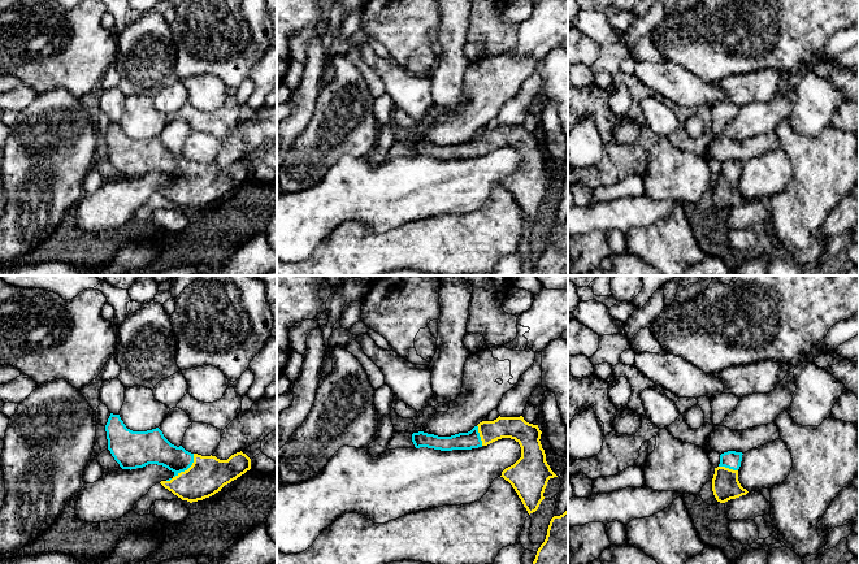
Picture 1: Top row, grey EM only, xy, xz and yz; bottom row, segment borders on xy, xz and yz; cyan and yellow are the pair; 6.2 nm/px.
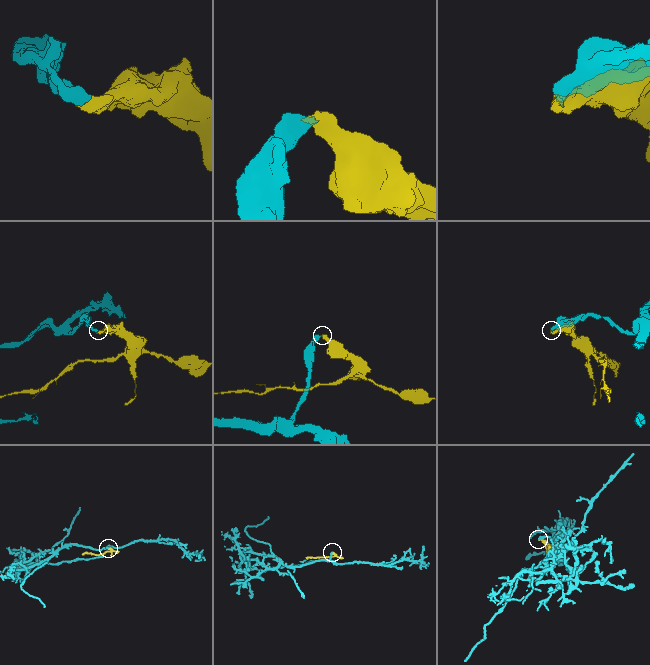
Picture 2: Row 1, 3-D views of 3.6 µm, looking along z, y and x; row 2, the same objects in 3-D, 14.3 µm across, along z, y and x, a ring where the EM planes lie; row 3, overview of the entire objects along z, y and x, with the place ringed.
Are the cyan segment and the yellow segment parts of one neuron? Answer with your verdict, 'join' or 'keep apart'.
join

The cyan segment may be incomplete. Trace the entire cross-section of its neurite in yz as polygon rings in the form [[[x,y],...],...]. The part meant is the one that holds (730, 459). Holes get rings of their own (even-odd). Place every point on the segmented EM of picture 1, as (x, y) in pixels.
[[[728,451],[720,455],[720,464],[715,468],[712,478],[712,491],[716,500],[720,503],[725,503],[749,493],[738,481],[742,455],[742,452],[736,451]]]

